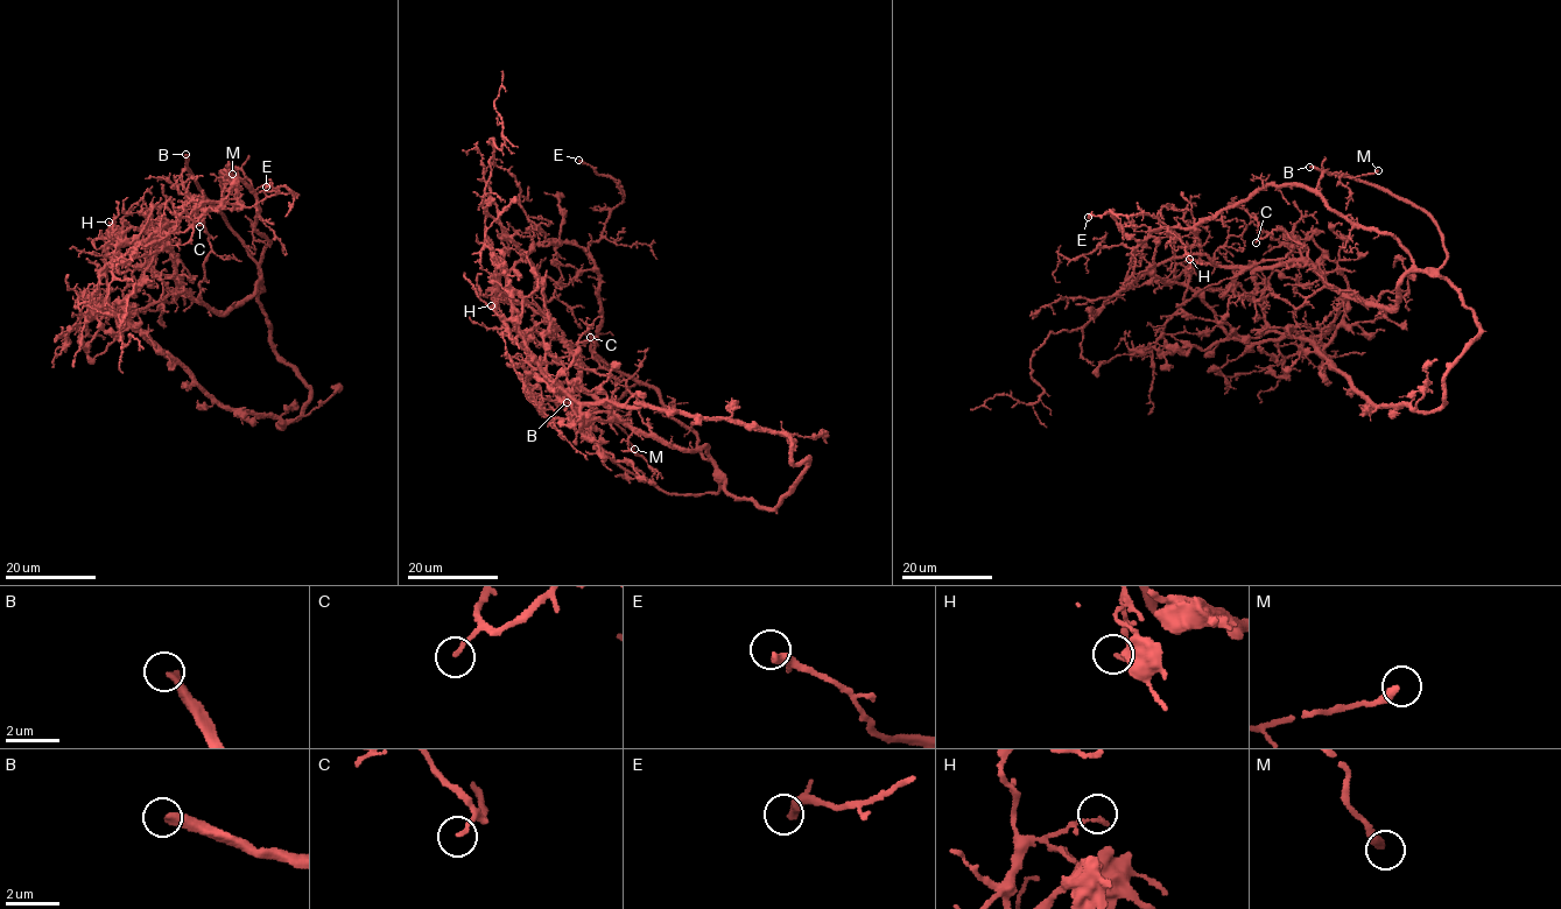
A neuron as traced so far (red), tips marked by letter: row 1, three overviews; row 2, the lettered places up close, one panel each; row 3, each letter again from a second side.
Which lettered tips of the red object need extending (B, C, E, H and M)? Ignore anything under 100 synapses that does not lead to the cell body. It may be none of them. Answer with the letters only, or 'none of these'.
B

